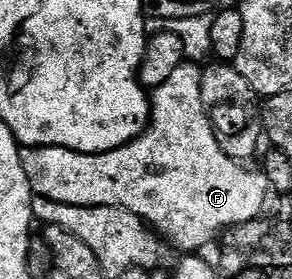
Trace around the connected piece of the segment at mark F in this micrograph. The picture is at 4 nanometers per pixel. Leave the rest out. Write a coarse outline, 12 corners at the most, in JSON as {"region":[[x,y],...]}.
{"region":[[202,66],[106,153],[22,148],[34,194],[118,205],[181,255],[258,220],[260,168],[219,147]]}

